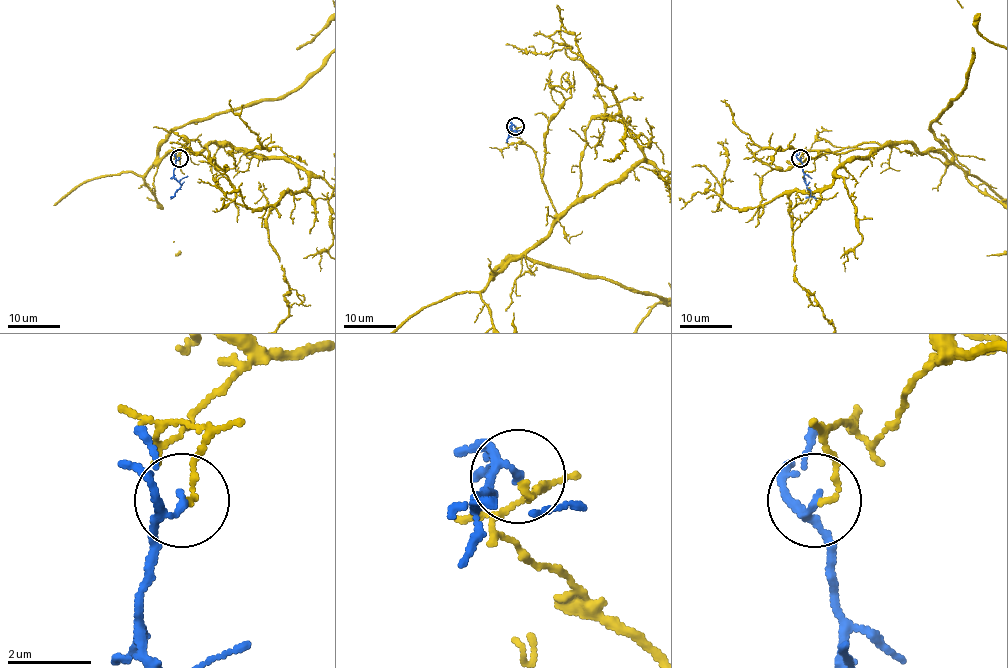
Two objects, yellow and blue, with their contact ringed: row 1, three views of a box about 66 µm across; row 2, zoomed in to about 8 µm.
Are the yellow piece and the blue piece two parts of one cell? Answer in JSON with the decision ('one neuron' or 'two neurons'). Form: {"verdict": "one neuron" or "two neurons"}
{"verdict": "two neurons"}

